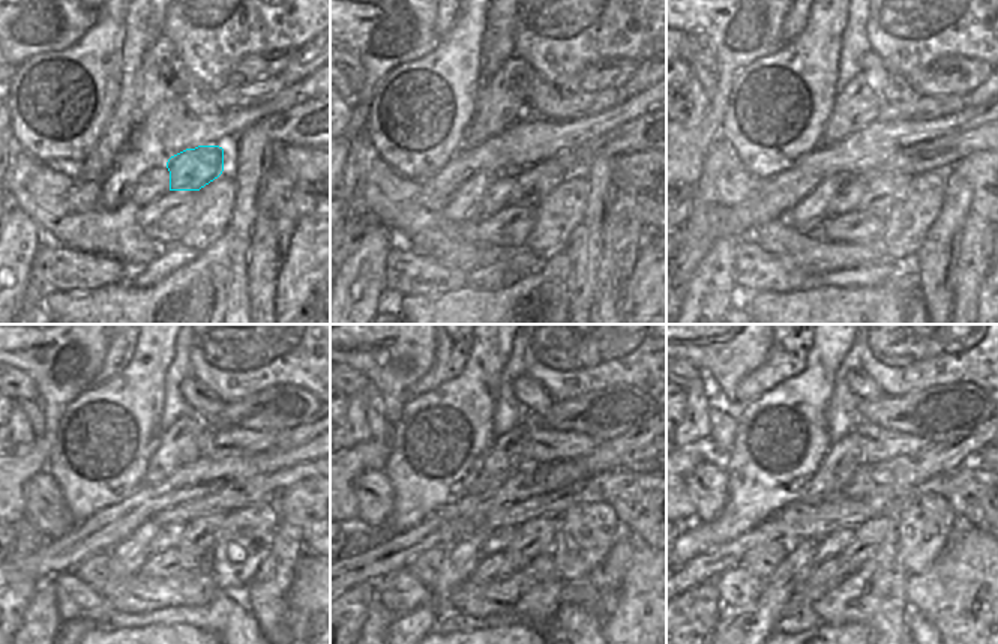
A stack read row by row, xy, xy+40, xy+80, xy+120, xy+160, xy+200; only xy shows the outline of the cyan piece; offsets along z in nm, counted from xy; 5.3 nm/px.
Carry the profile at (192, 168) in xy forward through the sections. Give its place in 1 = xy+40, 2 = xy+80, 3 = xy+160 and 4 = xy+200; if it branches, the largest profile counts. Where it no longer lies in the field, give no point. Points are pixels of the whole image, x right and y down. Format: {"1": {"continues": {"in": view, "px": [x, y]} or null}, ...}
{"1": {"continues": {"in": "xy+40", "px": [505, 192]}}, "2": {"continues": {"in": "xy+80", "px": [847, 198]}}, "3": {"continues": {"in": "xy+160", "px": [498, 541]}}, "4": {"continues": {"in": "xy+200", "px": [832, 545]}}}

